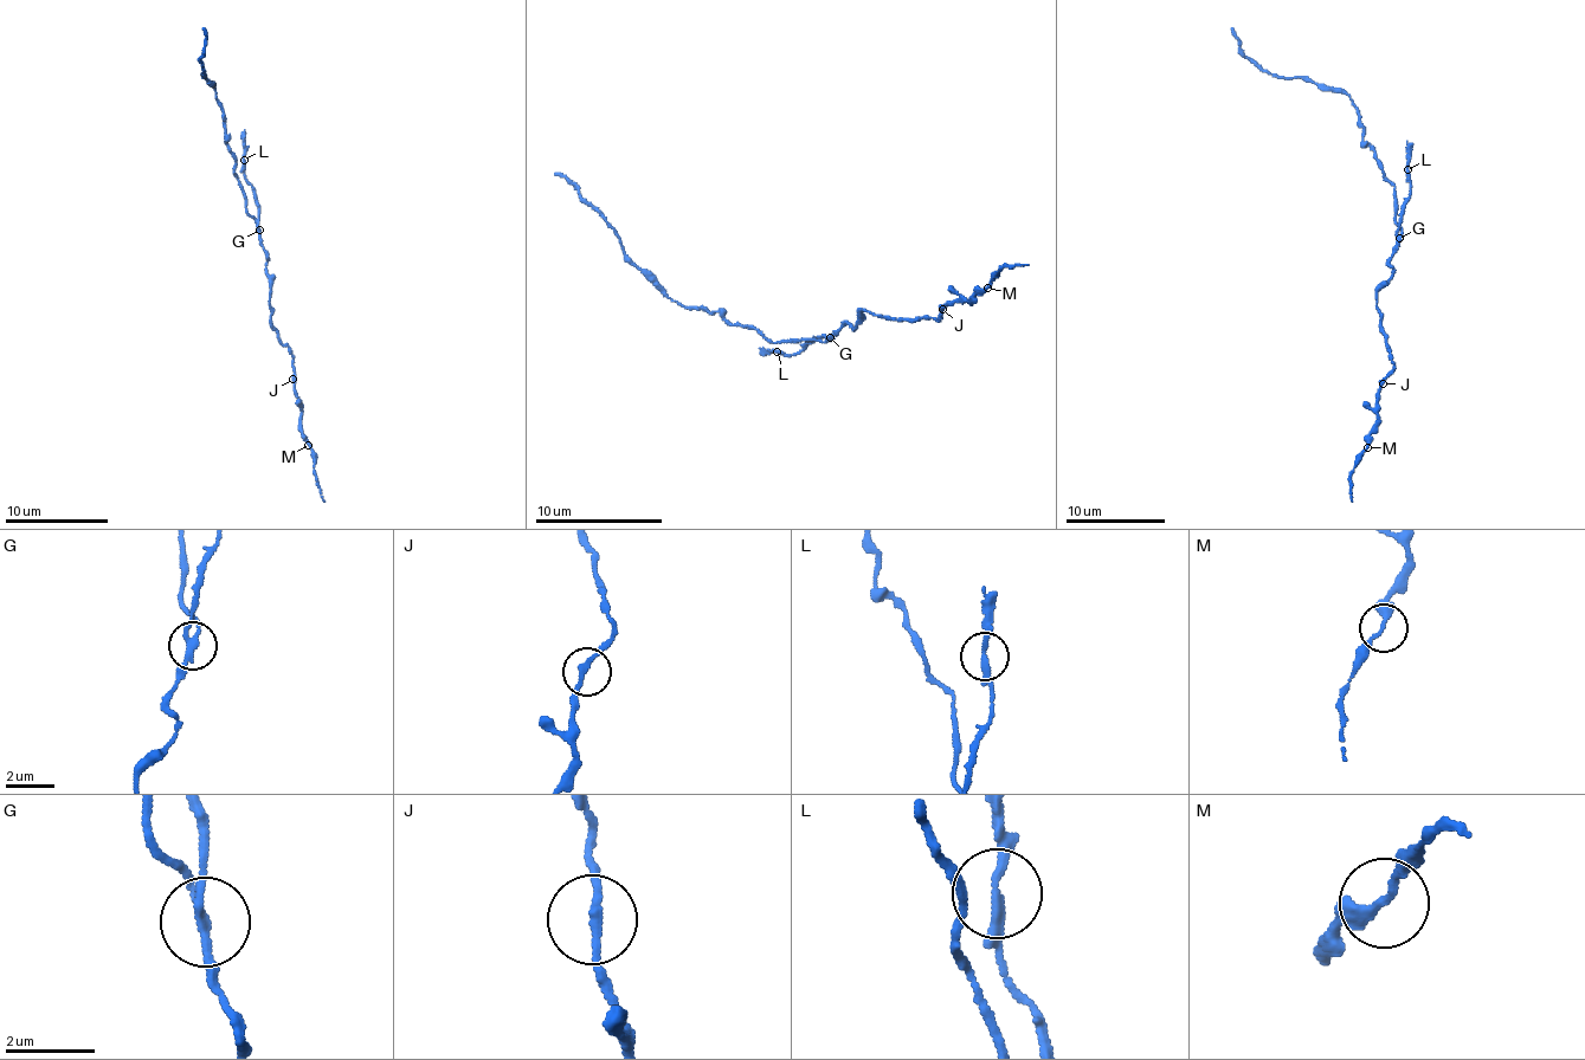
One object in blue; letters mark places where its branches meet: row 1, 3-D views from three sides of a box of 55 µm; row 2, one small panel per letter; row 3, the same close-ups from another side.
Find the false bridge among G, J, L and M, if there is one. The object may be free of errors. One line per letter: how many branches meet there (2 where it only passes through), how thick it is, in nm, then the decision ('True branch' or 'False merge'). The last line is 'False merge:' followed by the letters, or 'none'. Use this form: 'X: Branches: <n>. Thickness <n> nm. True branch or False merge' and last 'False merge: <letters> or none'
G: Branches: 2. Thickness 200 nm. False merge
J: Branches: 2. Thickness 200 nm. True branch
L: Branches: 2. Thickness 240 nm. True branch
M: Branches: 2. Thickness 220 nm. True branch
False merge: G

